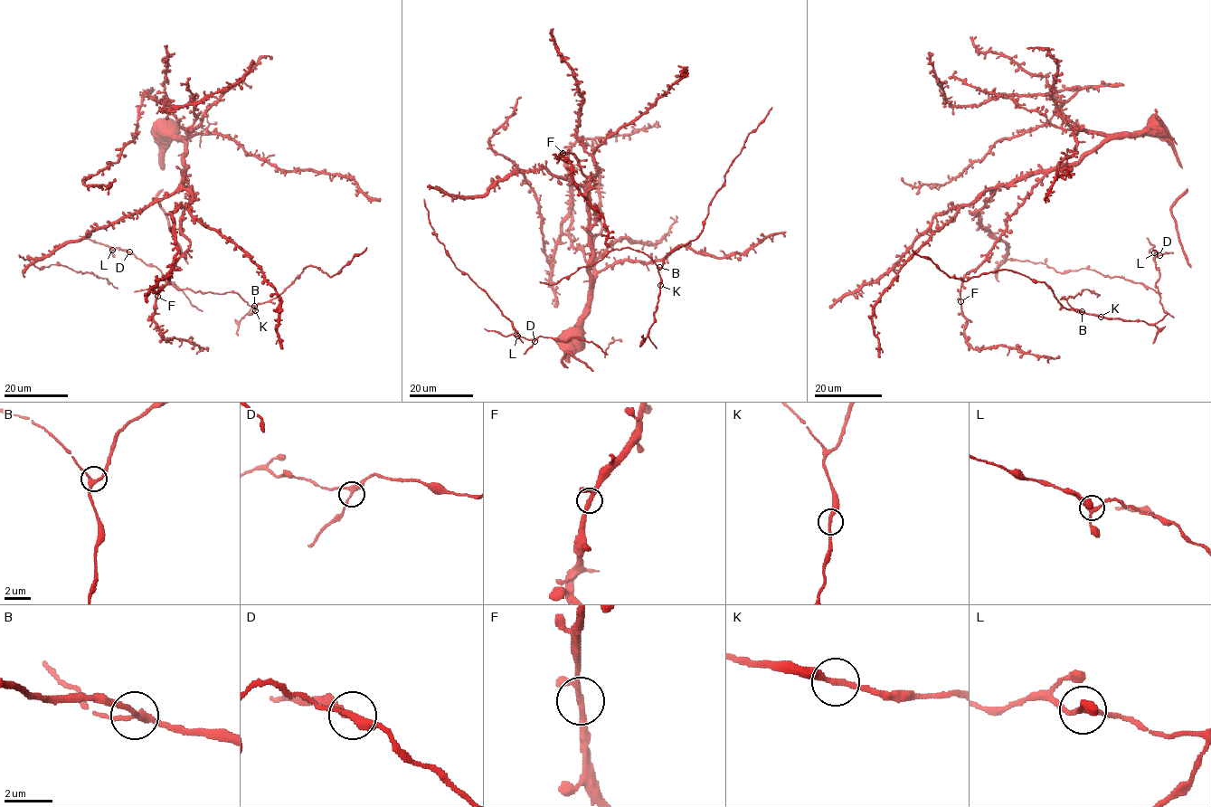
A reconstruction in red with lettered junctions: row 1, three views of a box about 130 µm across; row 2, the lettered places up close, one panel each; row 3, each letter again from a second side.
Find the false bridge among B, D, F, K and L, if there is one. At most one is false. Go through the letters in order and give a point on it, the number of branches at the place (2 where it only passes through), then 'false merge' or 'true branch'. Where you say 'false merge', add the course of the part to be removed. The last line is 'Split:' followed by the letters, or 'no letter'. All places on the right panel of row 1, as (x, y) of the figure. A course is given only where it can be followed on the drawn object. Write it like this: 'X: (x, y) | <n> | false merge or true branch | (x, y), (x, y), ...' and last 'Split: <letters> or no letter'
B: (1082, 311) | 3 | true branch
D: (1159, 255) | 3 | true branch
F: (960, 301) | 3 | true branch
K: (1101, 317) | 2 | true branch
L: (1154, 252) | 3 | true branch
Split: no letter

